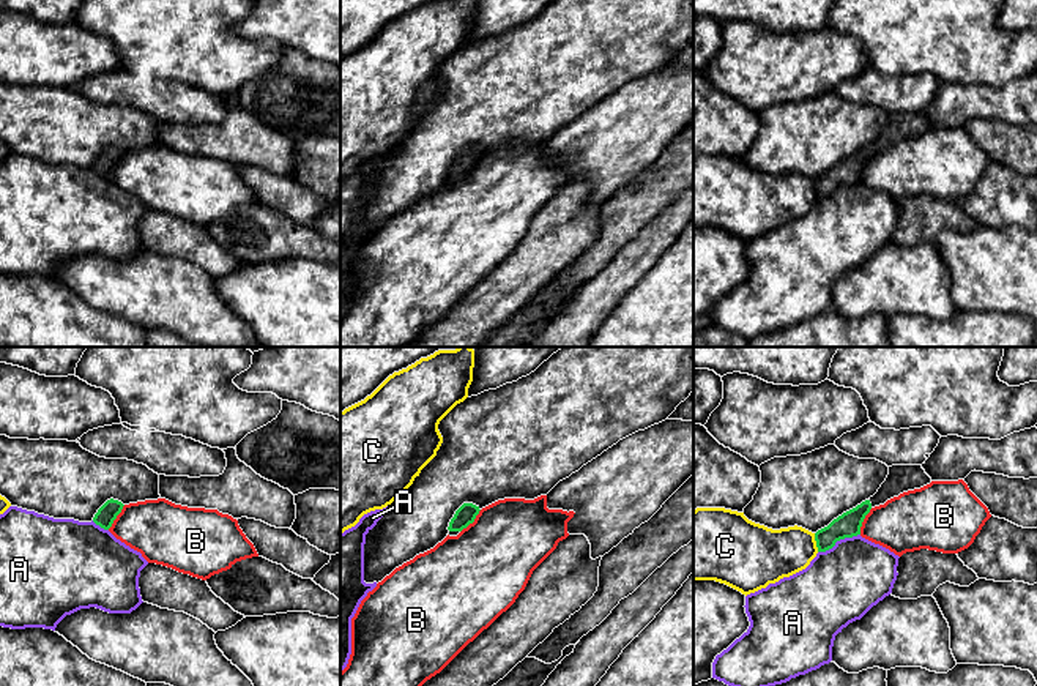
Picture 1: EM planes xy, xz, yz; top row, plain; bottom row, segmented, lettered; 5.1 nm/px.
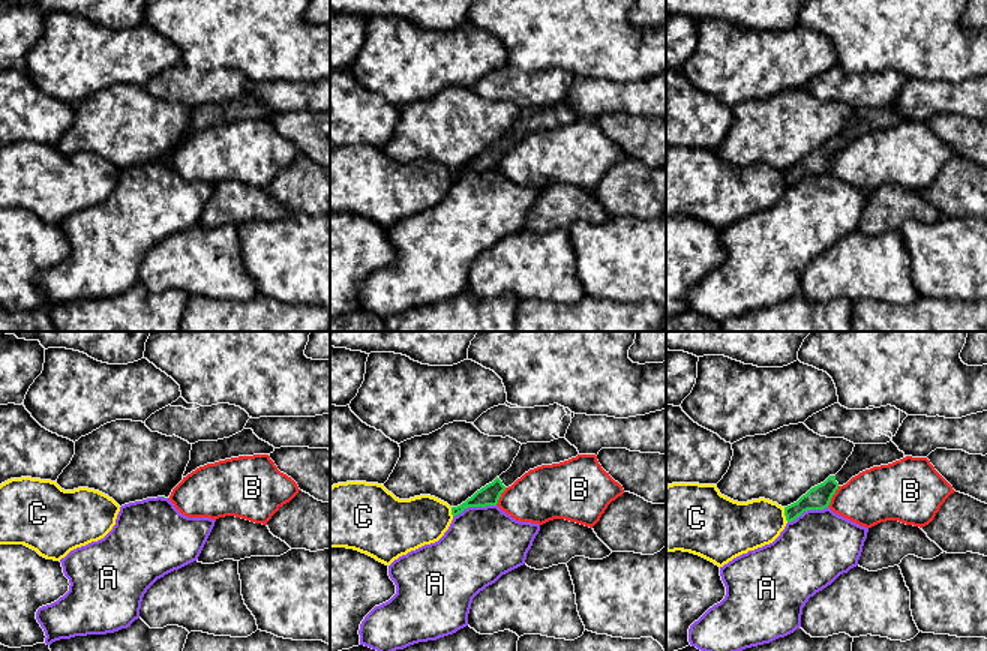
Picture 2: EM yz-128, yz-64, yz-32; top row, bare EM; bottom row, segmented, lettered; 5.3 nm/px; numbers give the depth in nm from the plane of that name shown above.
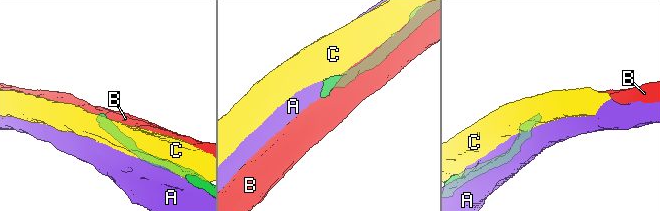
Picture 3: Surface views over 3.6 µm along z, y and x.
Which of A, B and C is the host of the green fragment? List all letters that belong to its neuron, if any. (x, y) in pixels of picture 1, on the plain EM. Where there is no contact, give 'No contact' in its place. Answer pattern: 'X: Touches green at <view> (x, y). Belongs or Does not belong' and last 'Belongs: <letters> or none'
A: Touches green at yz (839, 186). Does not belong
B: Touches green at yz (862, 167). Does not belong
C: Touches green at yz (817, 190). Does not belong
Belongs: none

